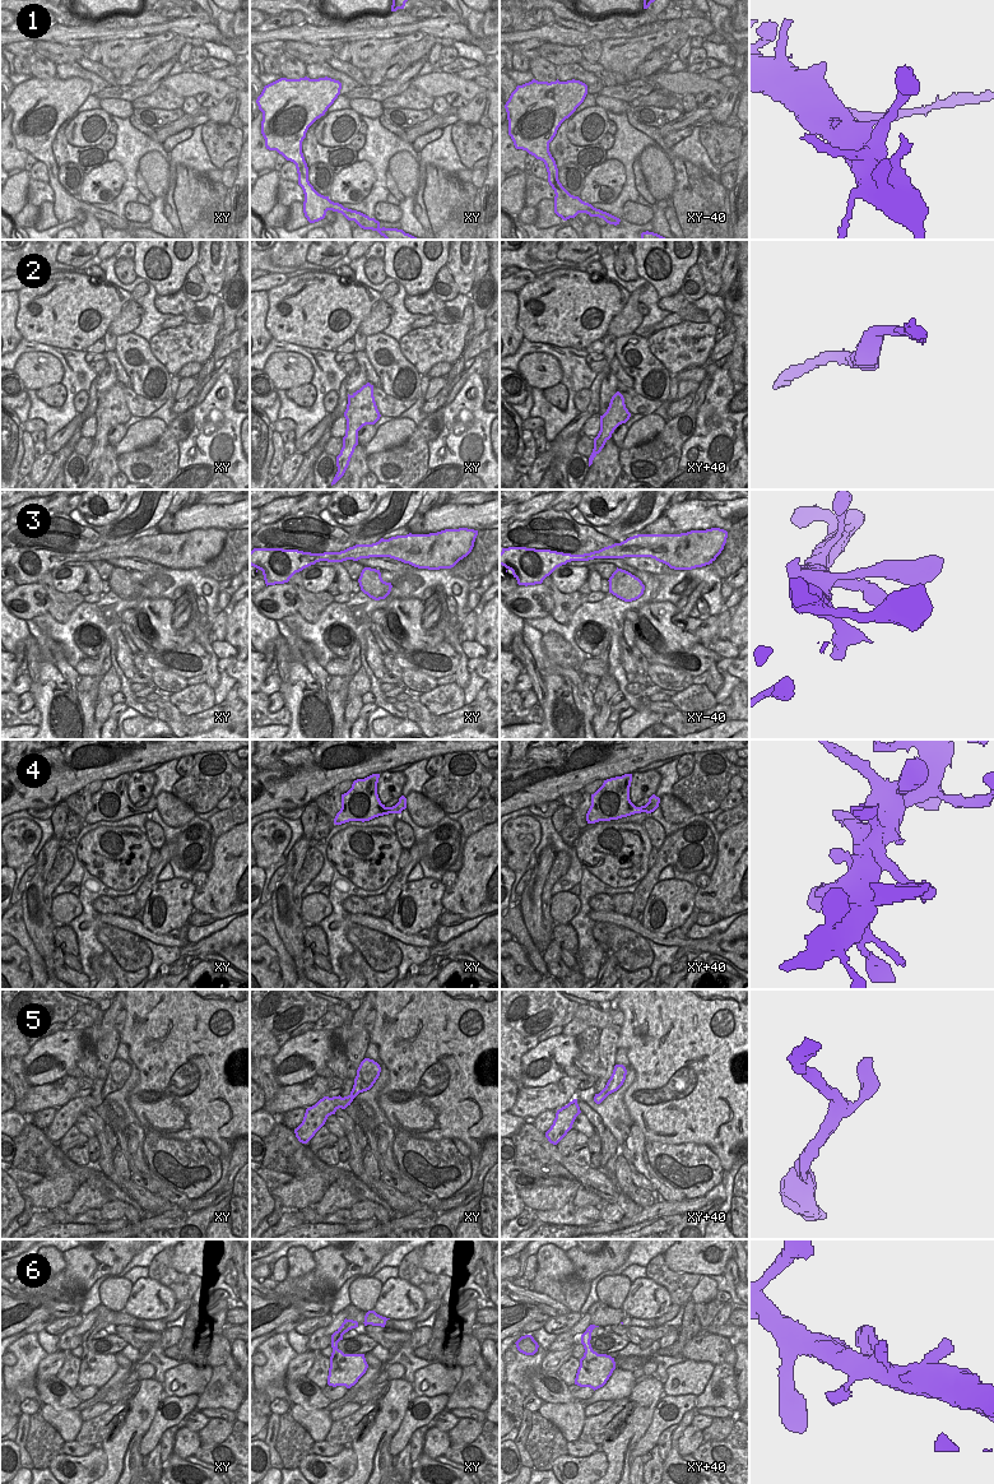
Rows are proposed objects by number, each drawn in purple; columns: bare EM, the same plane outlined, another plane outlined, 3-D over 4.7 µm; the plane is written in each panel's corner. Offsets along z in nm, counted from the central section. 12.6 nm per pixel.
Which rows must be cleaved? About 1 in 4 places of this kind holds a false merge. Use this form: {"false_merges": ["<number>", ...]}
{"false_merges": []}

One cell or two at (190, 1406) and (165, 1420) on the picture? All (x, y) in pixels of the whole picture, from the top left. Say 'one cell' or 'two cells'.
one cell

